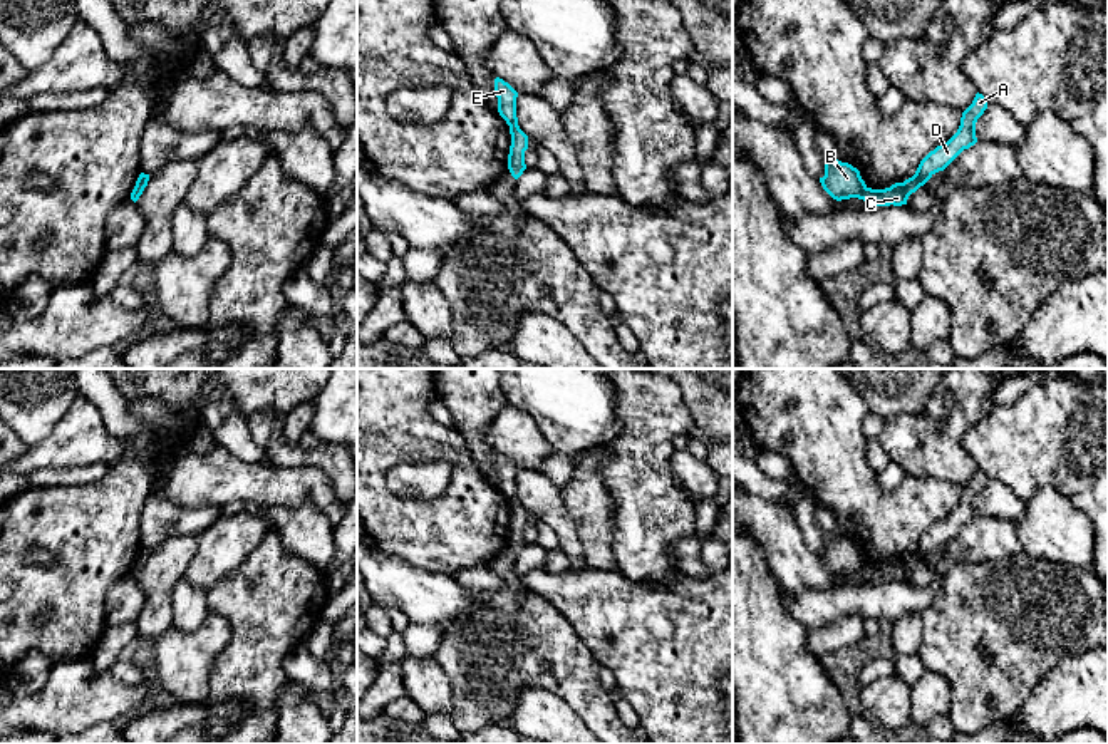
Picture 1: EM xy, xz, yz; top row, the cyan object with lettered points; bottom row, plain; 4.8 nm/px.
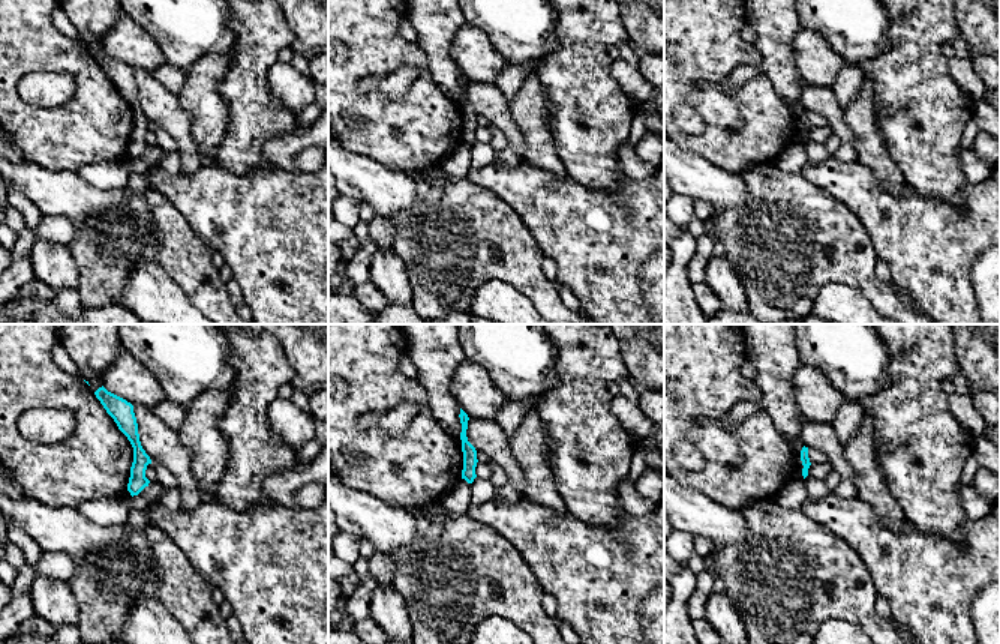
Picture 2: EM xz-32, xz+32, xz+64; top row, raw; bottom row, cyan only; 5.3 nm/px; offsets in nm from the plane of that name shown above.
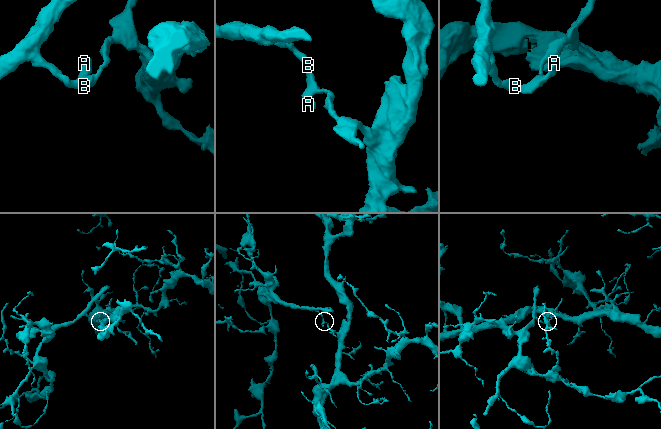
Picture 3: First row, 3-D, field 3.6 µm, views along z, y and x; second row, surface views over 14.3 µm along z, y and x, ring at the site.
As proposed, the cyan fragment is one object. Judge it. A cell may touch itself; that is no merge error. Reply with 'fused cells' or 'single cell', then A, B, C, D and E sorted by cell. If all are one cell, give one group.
fused cells | A C D / B E

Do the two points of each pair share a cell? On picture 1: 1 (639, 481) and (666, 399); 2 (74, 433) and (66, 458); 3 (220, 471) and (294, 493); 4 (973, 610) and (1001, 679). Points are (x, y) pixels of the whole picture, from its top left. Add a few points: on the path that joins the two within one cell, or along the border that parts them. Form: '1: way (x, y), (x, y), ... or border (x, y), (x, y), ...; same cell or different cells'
1: way (639, 461), (649, 419); same cell
2: way (74, 439), (72, 451); same cell
3: way (238, 480), (275, 485); same cell
4: way (989, 627), (993, 630), (996, 662); same cell

